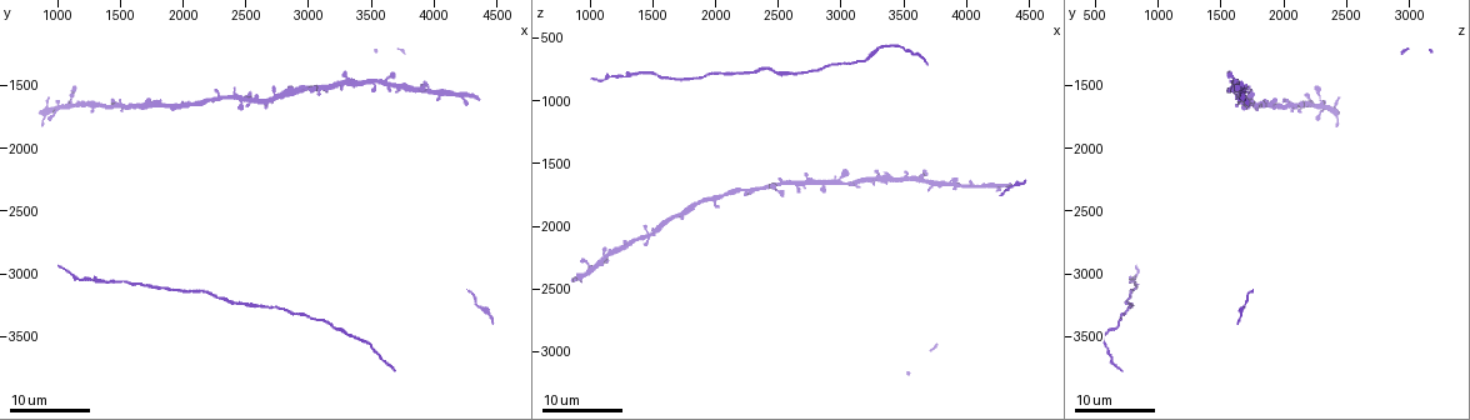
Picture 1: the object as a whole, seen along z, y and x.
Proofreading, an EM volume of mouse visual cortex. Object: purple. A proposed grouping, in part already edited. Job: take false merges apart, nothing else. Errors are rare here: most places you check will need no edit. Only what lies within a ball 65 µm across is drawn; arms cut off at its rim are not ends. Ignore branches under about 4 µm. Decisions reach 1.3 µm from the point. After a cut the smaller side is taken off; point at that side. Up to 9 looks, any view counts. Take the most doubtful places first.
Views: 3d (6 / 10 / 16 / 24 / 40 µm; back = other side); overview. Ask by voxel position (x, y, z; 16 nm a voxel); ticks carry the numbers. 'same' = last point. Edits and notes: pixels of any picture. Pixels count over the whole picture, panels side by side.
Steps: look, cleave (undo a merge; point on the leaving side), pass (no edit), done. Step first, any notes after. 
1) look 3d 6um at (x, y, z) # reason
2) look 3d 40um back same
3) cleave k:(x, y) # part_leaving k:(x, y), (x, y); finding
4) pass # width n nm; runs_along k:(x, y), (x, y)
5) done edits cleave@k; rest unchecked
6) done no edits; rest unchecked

look 3d 16um at (2060, 1640, 1740)

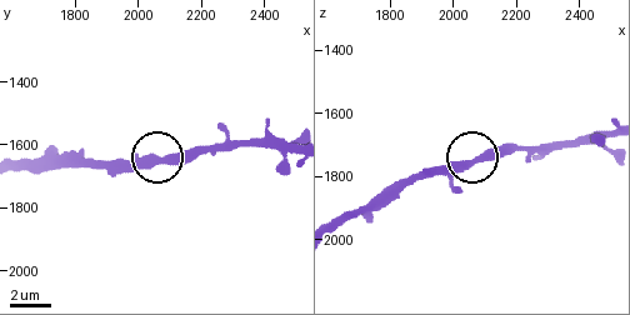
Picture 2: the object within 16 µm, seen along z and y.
look 3d 10um at (2080, 1650, 1750)

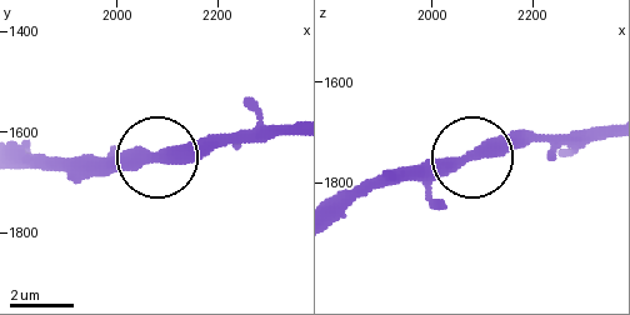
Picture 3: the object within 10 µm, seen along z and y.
pass # continuous, no second neuron

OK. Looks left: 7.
look 3d 16um at (1720, 3100, 840)

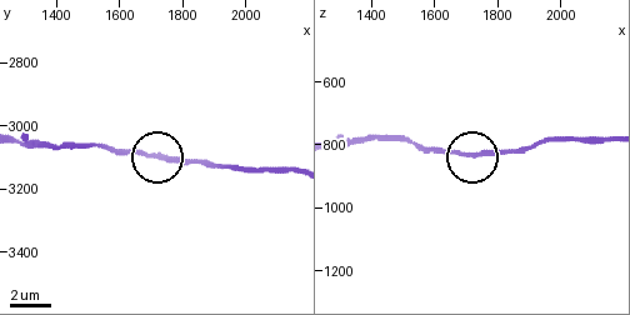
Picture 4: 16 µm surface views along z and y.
look 3d 10um at (1720, 3100, 830)

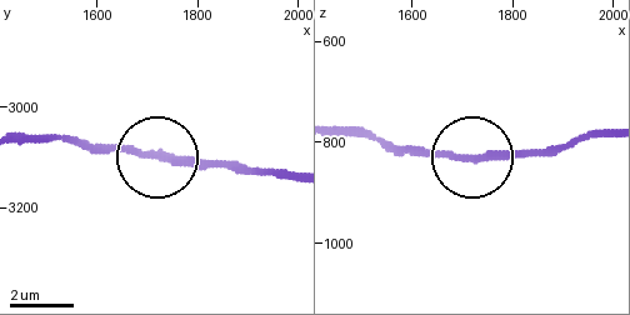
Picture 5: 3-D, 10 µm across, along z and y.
pass # one neuron here

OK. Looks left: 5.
look 3d 16um at (3500, 1480, 1640) # a narrow waist

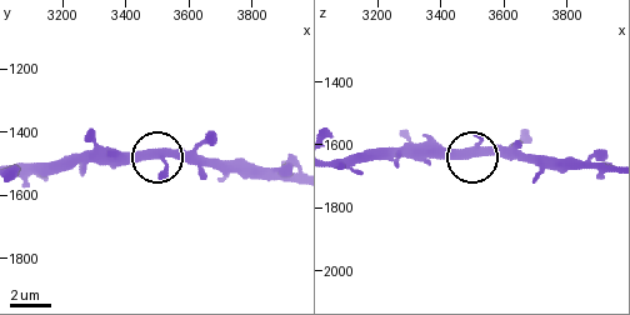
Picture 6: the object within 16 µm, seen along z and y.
look 3d 6um at (3510, 1480, 1620)

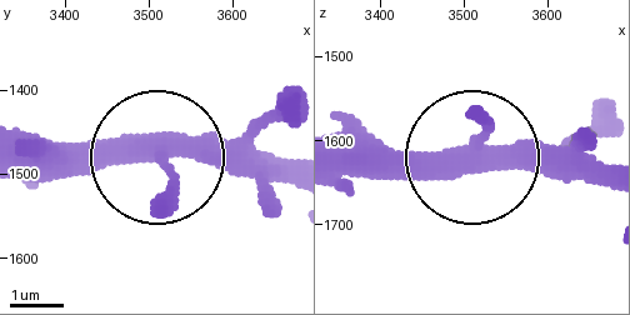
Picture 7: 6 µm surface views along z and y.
pass # width 360 nm; runs_along 7:(341, 165), (489, 151), (596, 165); all the same neuron

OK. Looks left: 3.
look 3d 16um at (2540, 1620, 1660) # narrows sharply

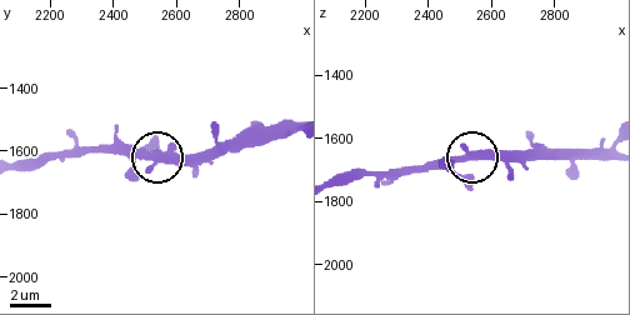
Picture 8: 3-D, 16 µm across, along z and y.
look 3d 6um at (2510, 1610, 1670)

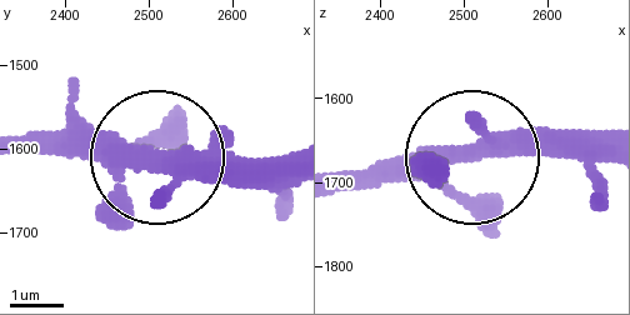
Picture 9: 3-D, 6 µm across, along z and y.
pass # arms 5; runs_along 9:(33, 149), (288, 163); all the same neuron

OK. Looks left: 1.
done no edits; rest unchecked

